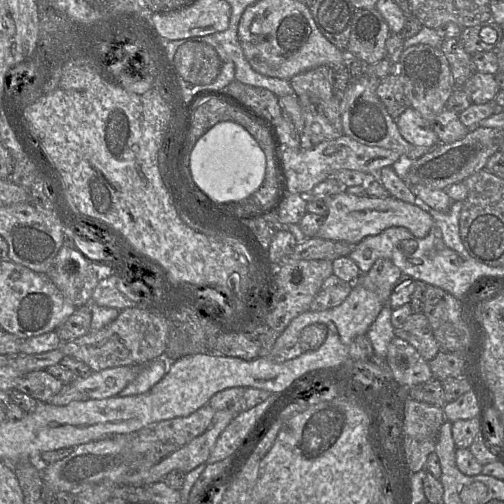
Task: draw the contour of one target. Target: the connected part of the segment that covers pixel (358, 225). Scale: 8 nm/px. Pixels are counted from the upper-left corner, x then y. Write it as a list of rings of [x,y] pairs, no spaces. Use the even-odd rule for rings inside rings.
[[[343,189],[326,201],[326,205],[327,216],[316,237],[332,241],[344,241],[353,245],[358,244],[367,236],[378,235],[391,227],[404,227],[414,237],[424,238],[433,225],[433,218],[427,211],[416,204],[410,204],[392,196],[386,198],[358,197],[346,193]]]

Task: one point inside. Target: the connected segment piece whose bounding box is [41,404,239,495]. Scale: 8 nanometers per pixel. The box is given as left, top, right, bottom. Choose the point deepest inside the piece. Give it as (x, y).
(141, 458)

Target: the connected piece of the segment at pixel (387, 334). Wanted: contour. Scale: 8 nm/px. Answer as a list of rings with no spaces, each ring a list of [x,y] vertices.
[[[384,304],[382,310],[366,333],[374,350],[376,368],[380,372],[382,364],[385,363],[388,345],[395,337],[395,328],[391,323],[392,311],[393,309],[389,304]]]

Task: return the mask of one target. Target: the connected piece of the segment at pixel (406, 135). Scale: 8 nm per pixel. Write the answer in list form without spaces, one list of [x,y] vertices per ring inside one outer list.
[[[408,107],[397,119],[401,136],[414,146],[433,148],[439,143],[431,125],[412,107]]]

